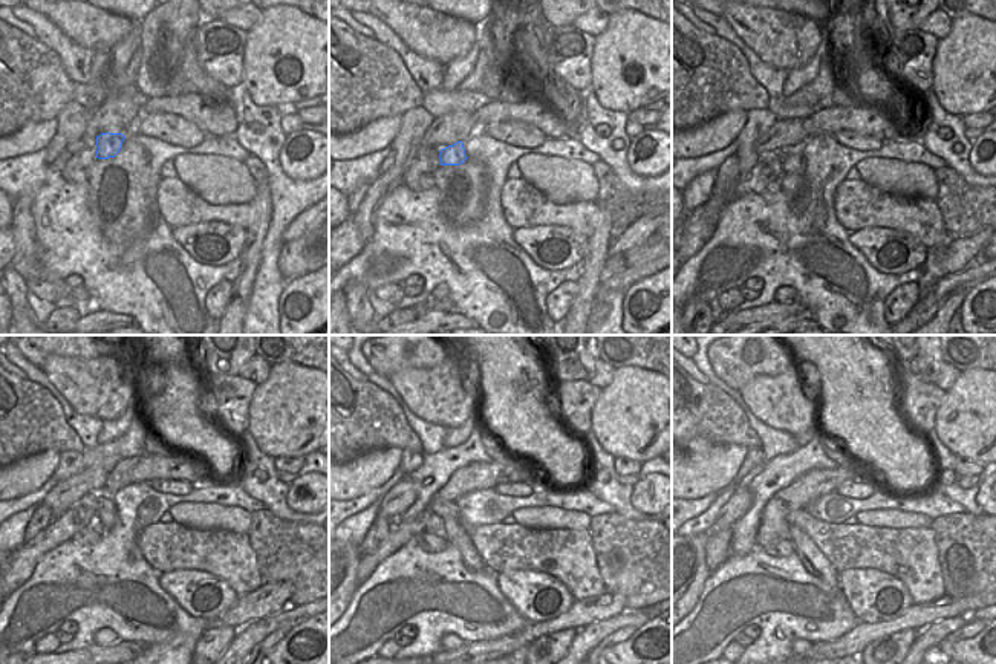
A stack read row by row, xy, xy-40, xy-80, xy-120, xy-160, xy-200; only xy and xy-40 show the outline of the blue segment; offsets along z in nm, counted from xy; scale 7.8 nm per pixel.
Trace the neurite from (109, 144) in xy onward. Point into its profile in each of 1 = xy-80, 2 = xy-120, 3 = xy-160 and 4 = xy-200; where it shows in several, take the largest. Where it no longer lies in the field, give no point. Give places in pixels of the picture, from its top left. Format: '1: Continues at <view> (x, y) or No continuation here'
1: Continues at xy-80 (793, 162)
2: Continues at xy-120 (107, 519)
3: Continues at xy-160 (455, 533)
4: Continues at xy-200 (814, 562)

